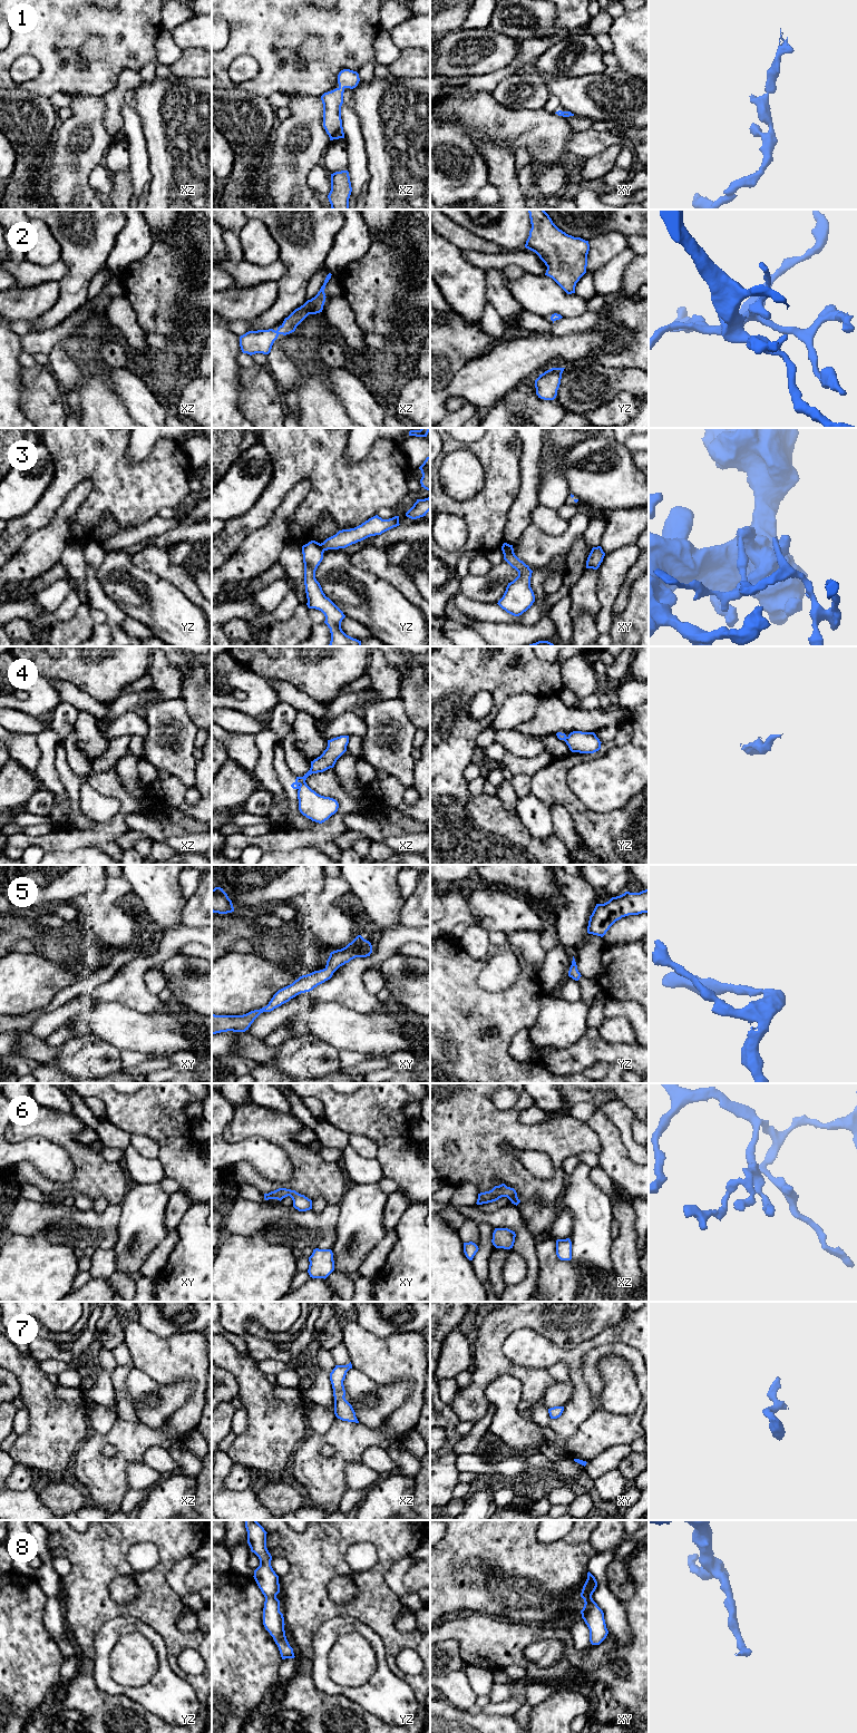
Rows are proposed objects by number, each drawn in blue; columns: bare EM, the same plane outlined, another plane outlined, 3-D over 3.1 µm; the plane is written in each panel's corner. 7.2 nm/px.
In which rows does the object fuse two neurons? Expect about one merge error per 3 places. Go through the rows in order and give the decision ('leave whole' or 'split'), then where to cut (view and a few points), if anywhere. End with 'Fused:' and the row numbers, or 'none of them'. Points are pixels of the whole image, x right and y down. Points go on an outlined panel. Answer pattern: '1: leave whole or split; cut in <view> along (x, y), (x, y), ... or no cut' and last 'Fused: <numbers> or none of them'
1: leave whole; no cut
2: leave whole; no cut
3: split; cut in yz along (320, 544), (323, 551)
4: split; cut in xz along (304, 780), (299, 784)
5: leave whole; no cut
6: leave whole; no cut
7: leave whole; no cut
8: leave whole; no cut
Fused: 3, 4

